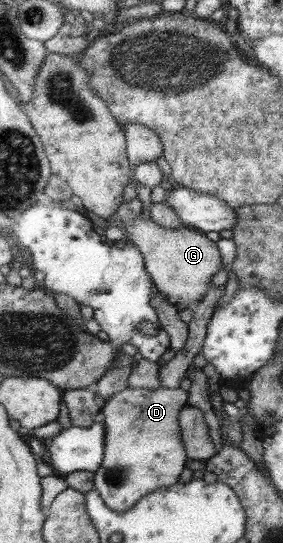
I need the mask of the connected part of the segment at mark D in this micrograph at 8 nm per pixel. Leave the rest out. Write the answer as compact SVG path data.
M127 387L104 402L100 420L105 426L105 454L101 465L94 473L93 483L94 490L97 490L110 510L126 512L147 494L178 482L189 460L181 439L181 427L178 421L180 410L187 404L188 398L189 390L181 387L173 389L159 387L155 390Z

